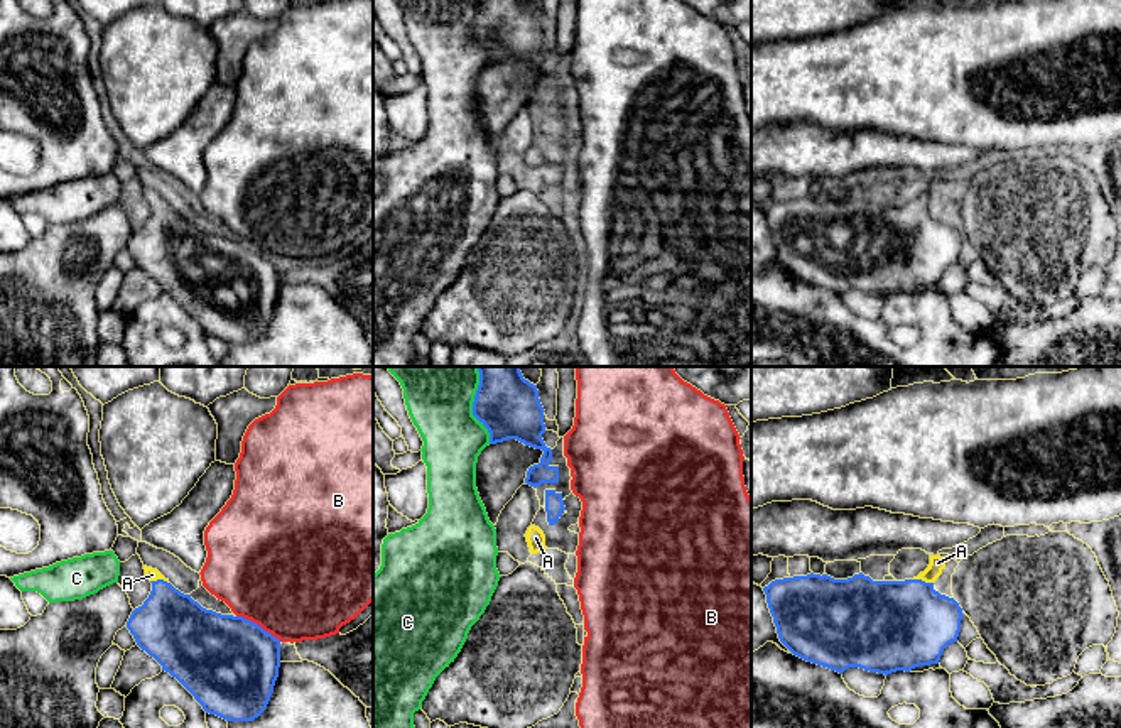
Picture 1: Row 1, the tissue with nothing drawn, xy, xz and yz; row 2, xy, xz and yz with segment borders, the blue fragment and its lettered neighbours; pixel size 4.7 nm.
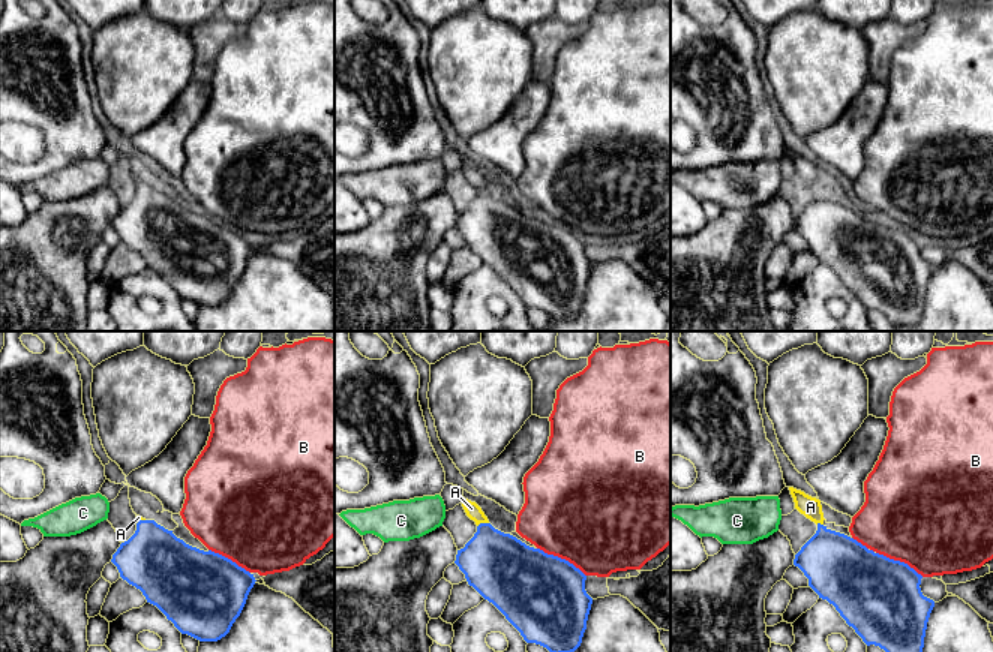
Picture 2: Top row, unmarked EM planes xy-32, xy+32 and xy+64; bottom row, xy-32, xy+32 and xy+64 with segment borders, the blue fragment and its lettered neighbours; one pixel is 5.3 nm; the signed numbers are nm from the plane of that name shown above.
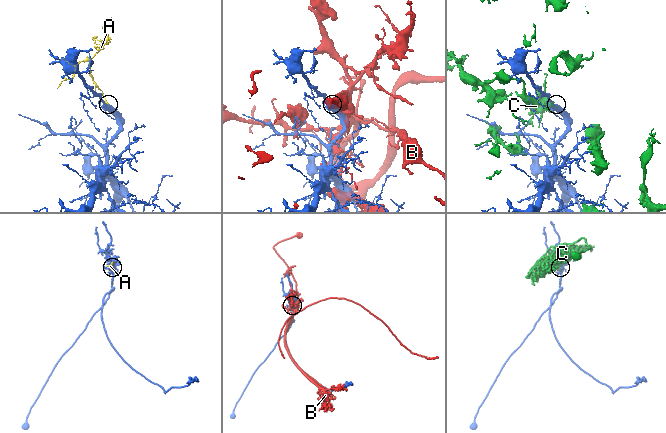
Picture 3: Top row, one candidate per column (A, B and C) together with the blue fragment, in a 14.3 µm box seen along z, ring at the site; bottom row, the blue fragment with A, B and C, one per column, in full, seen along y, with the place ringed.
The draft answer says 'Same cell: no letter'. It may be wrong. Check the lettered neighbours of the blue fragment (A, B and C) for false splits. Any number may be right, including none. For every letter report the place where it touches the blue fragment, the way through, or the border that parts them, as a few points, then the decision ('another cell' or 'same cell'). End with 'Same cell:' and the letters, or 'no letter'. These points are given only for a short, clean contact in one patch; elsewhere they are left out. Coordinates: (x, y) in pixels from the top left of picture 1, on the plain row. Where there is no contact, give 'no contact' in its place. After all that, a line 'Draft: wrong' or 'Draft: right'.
A: contact yz (924, 203); way yz (895, 247), (912, 230), (924, 203), (937, 184); same cell
B: contact xy (259, 247); another cell
C: contact xz (473, 32); another cell
Same cell: A
Draft: wrong

